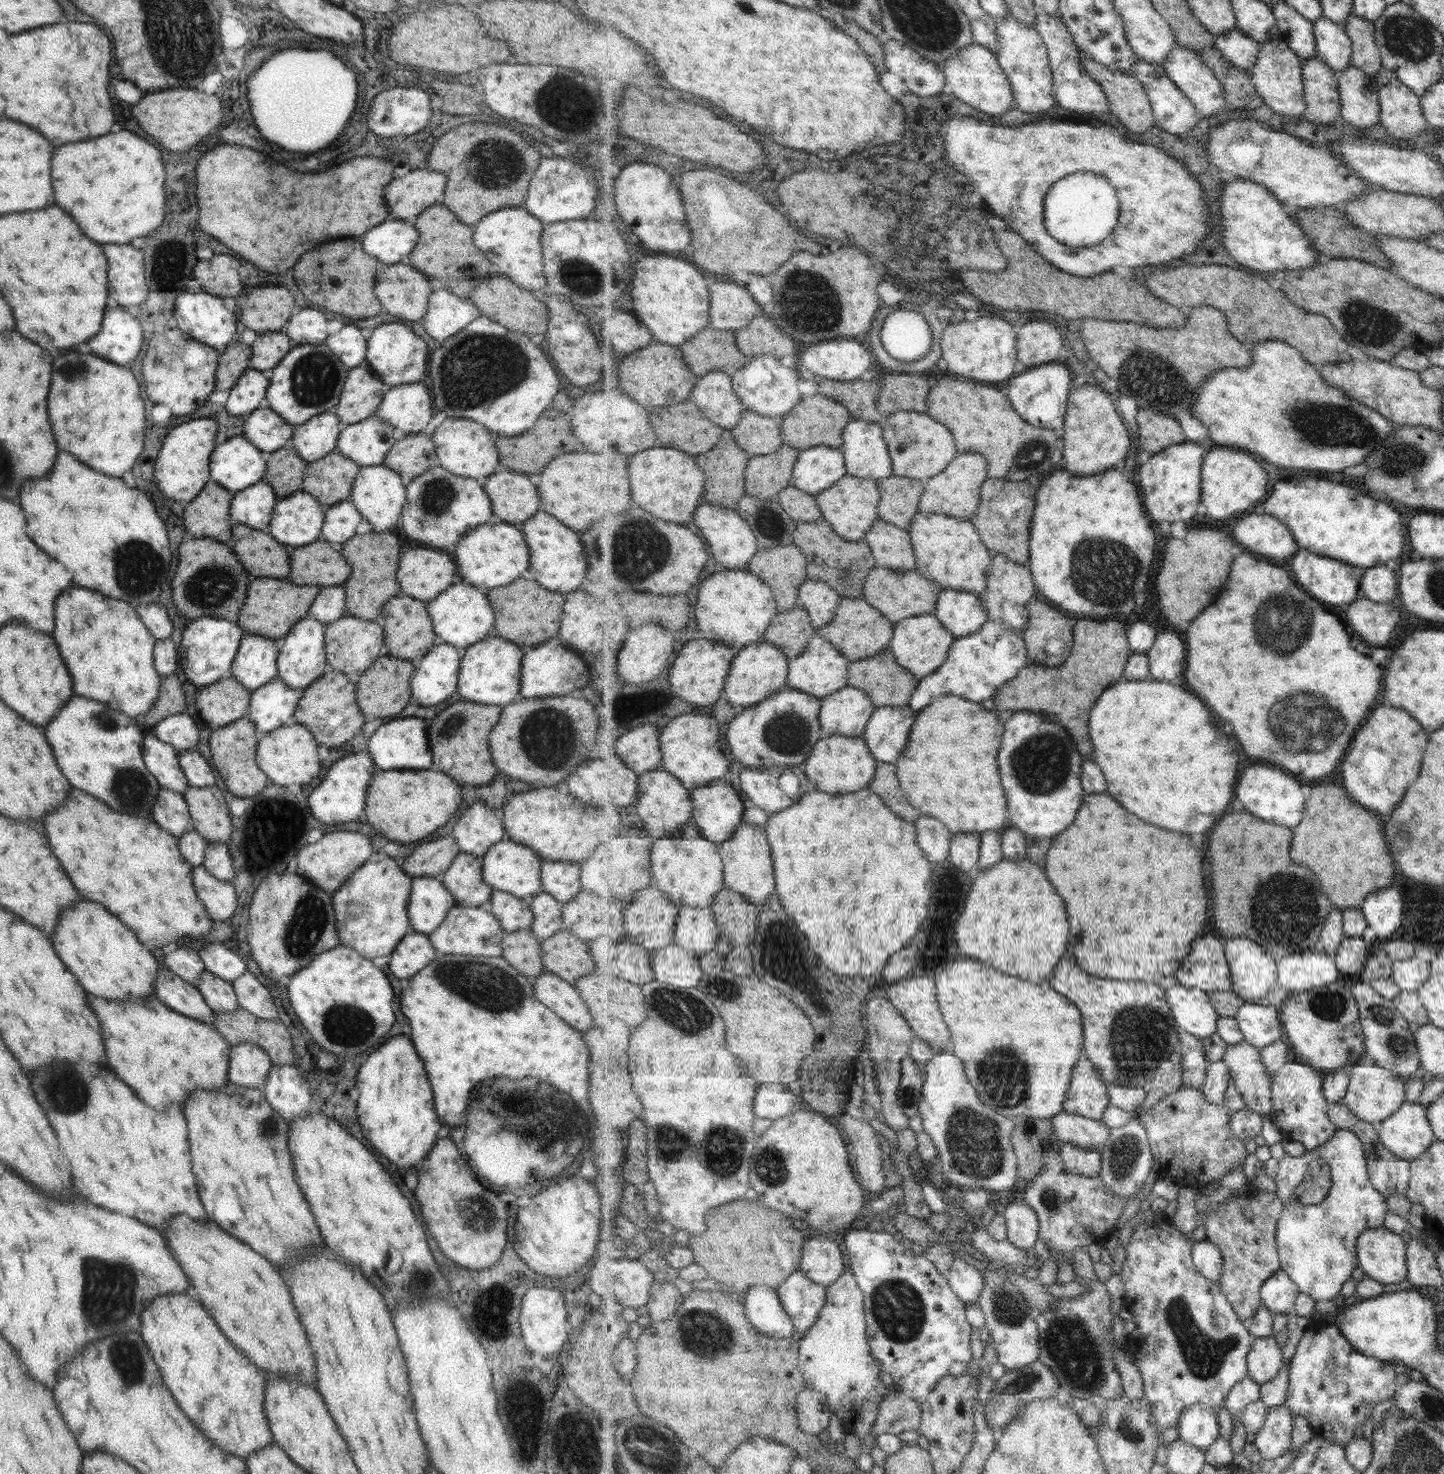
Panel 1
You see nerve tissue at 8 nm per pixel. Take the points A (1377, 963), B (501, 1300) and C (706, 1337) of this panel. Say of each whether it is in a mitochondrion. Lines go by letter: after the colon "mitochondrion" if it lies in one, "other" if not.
A: other
B: other
C: mitochondrion

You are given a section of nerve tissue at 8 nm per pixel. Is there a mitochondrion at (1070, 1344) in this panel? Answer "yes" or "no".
yes

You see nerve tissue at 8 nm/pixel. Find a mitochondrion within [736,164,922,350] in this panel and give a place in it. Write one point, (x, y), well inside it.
(811, 305)

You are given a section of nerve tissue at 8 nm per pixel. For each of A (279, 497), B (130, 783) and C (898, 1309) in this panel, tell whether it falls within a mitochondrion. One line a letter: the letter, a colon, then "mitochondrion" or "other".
A: other
B: mitochondrion
C: mitochondrion

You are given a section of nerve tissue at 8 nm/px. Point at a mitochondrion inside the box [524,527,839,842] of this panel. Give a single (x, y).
(787, 734)

